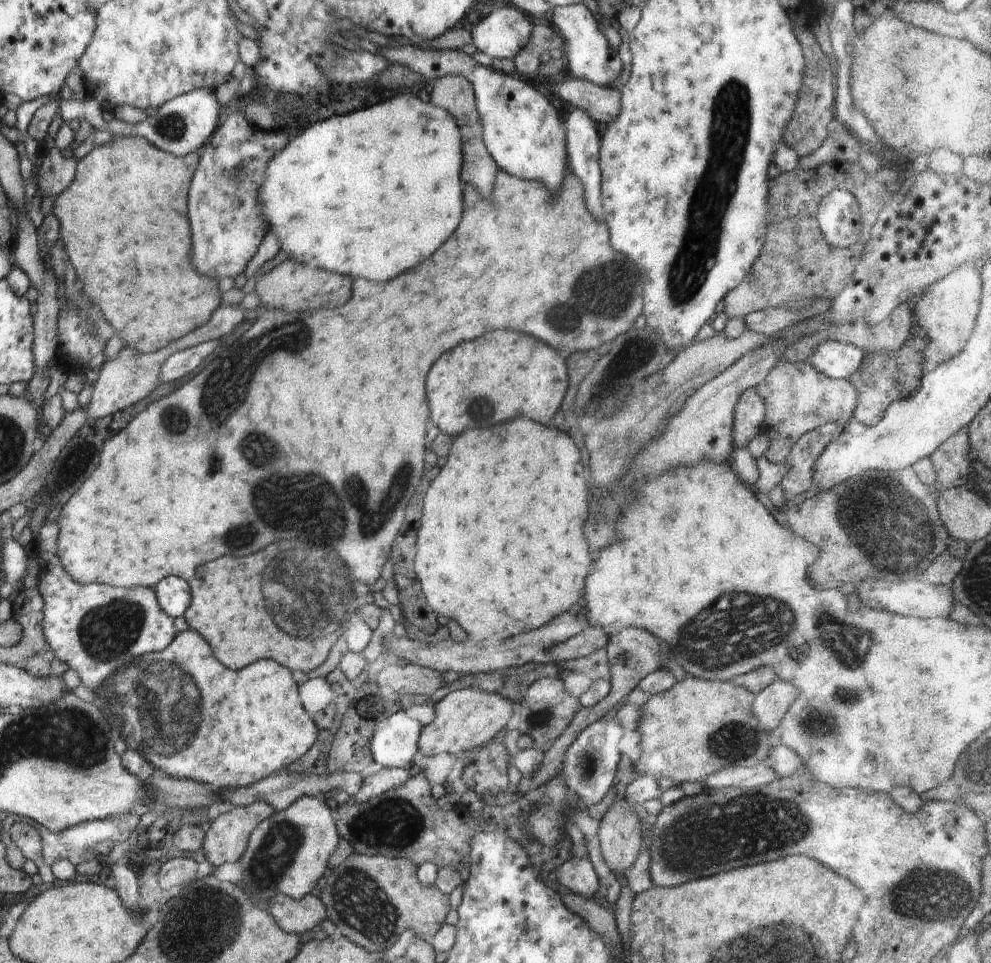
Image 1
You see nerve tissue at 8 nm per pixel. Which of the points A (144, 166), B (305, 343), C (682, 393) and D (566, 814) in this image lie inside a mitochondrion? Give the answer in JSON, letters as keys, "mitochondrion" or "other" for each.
{"A":"other","B":"mitochondrion","C":"other","D":"other"}

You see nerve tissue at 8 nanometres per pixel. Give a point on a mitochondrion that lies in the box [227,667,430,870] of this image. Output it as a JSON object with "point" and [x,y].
{"point":[395,823]}

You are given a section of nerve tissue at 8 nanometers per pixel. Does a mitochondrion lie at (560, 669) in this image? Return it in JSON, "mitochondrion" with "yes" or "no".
{"mitochondrion":"no"}

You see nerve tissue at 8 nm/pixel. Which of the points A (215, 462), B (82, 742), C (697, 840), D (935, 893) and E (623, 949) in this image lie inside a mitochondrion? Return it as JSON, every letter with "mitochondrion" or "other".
{"A":"mitochondrion","B":"mitochondrion","C":"mitochondrion","D":"mitochondrion","E":"other"}

